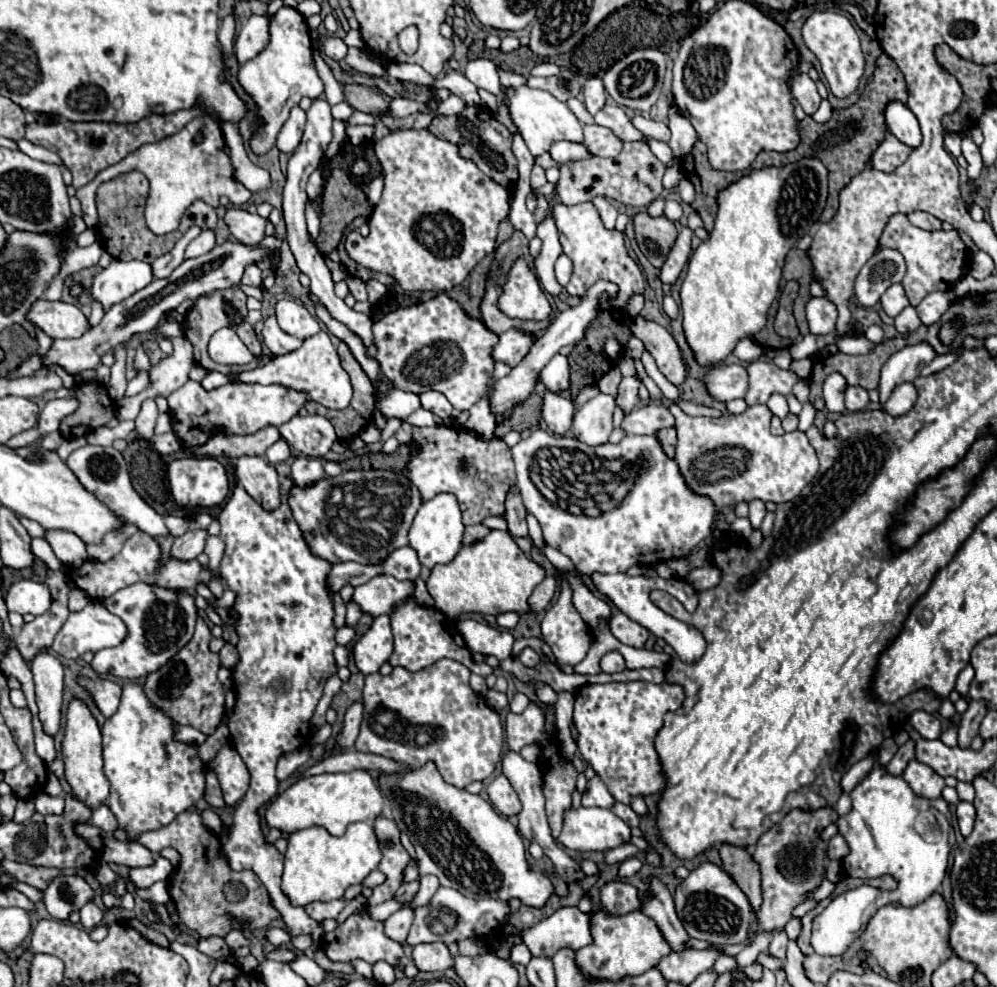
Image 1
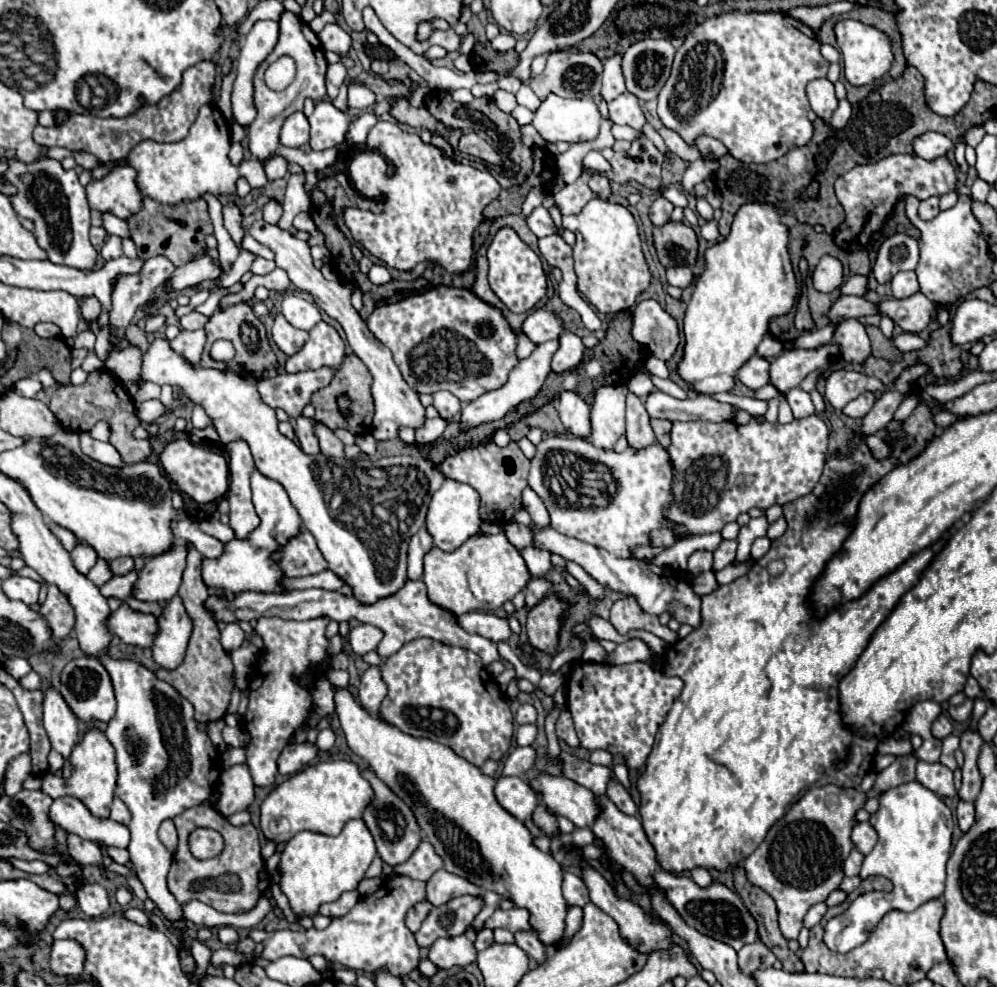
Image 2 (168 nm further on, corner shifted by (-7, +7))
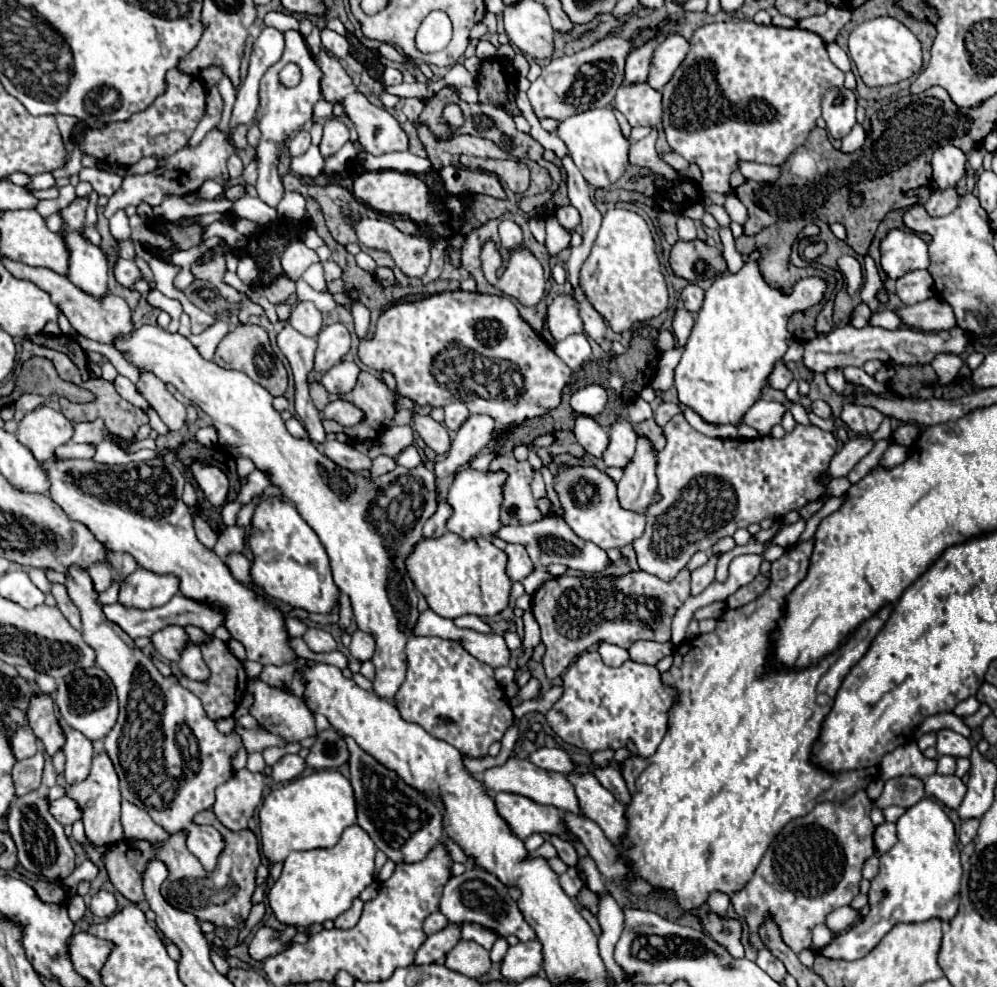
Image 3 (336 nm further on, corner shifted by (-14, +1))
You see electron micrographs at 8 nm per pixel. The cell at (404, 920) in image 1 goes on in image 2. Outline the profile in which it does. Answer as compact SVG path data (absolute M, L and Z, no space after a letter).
M420 902L420 904L416 904L416 906L408 912L408 916L406 916L406 926L408 926L412 932L416 932L416 930L420 928L420 924L424 922L424 918L430 914L430 910L432 910L432 904L430 904L430 902Z

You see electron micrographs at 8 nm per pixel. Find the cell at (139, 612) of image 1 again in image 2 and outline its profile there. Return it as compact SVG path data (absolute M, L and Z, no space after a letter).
M178 596L168 600L168 606L164 606L160 622L160 634L154 640L152 654L154 660L168 670L178 668L184 662L186 646L192 632L192 620L188 618L184 604Z

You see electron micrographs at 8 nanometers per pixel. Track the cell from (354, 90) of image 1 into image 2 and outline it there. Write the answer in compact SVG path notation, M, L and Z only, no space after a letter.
M398 98L390 110L390 114L402 122L402 124L408 124L412 128L426 128L430 130L432 134L438 134L438 136L444 136L448 140L448 144L452 148L456 148L458 144L458 138L462 134L462 130L454 130L454 128L448 128L444 126L440 120L436 120L424 106L422 108L414 108L410 106L410 102L406 102L404 98Z

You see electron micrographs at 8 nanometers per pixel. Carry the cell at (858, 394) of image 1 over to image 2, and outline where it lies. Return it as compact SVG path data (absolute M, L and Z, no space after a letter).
M862 394L862 396L858 396L856 400L852 400L852 402L848 402L844 408L842 408L842 412L846 414L846 416L850 416L850 418L864 418L864 414L868 414L868 410L874 406L874 394Z

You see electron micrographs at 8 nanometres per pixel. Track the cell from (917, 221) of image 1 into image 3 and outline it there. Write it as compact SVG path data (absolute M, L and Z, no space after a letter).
M947 188L943 192L935 190L931 194L931 198L925 204L925 210L931 216L947 216L949 212L953 212L953 208L959 204L959 194L955 188Z

